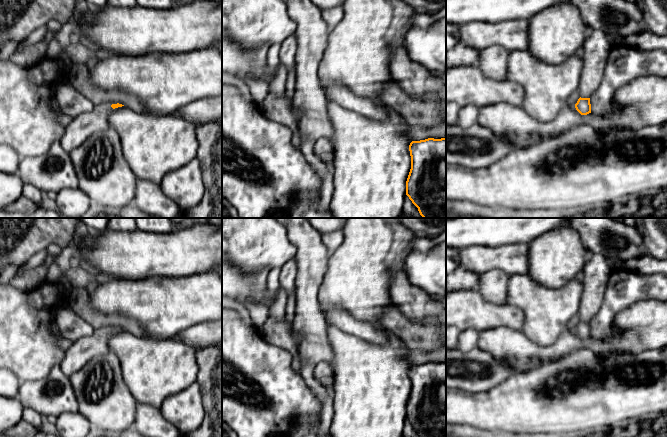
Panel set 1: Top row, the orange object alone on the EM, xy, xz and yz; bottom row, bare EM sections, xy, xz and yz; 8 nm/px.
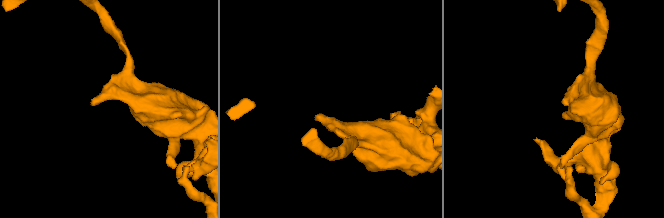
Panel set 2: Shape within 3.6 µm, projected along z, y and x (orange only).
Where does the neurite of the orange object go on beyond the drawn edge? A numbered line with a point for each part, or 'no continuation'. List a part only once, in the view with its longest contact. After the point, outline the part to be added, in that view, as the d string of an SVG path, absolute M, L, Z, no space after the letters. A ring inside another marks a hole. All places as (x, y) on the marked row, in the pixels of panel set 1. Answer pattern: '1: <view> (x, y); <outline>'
1: xy (82, 127); M109 103L95 105L89 112L84 112L65 127L65 132L59 140L63 149L70 152L82 145L94 133L109 128L108 116L113 108Z

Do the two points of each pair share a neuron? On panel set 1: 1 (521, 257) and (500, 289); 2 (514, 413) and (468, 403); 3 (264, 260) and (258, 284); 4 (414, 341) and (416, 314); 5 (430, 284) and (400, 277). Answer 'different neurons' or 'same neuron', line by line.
1: same neuron
2: same neuron
3: different neurons
4: different neurons
5: different neurons

